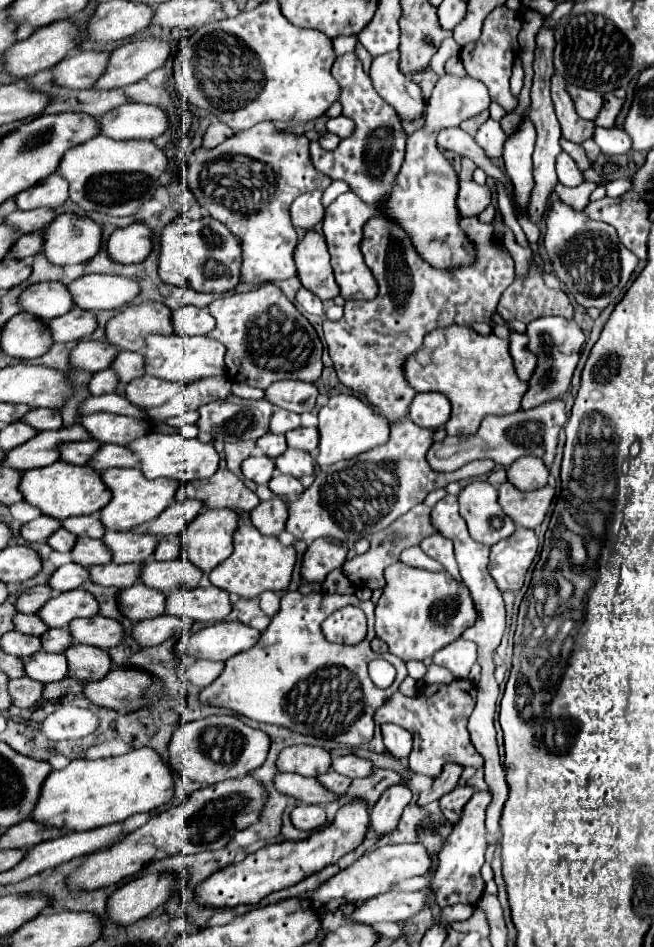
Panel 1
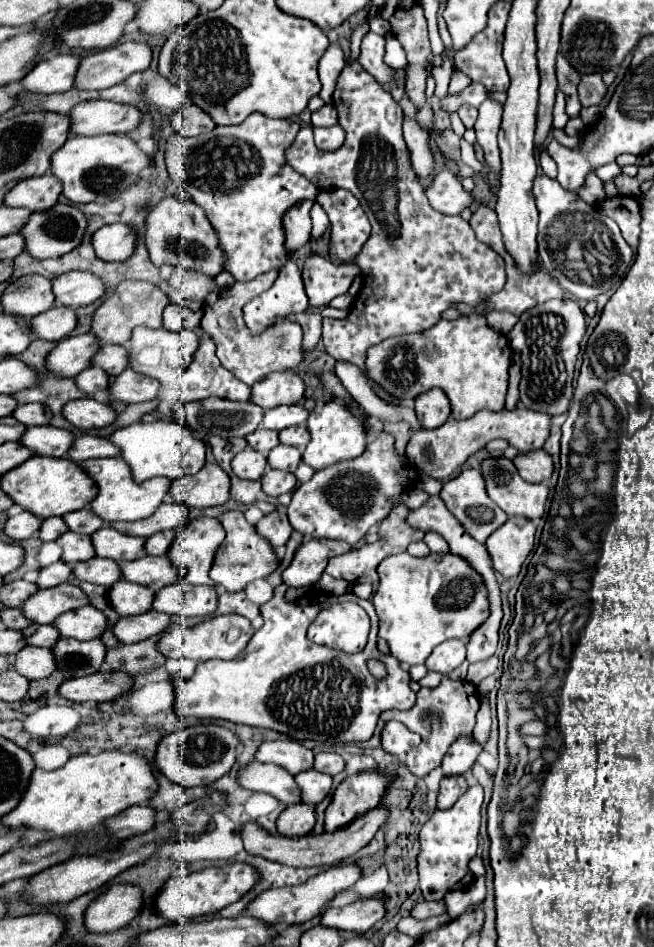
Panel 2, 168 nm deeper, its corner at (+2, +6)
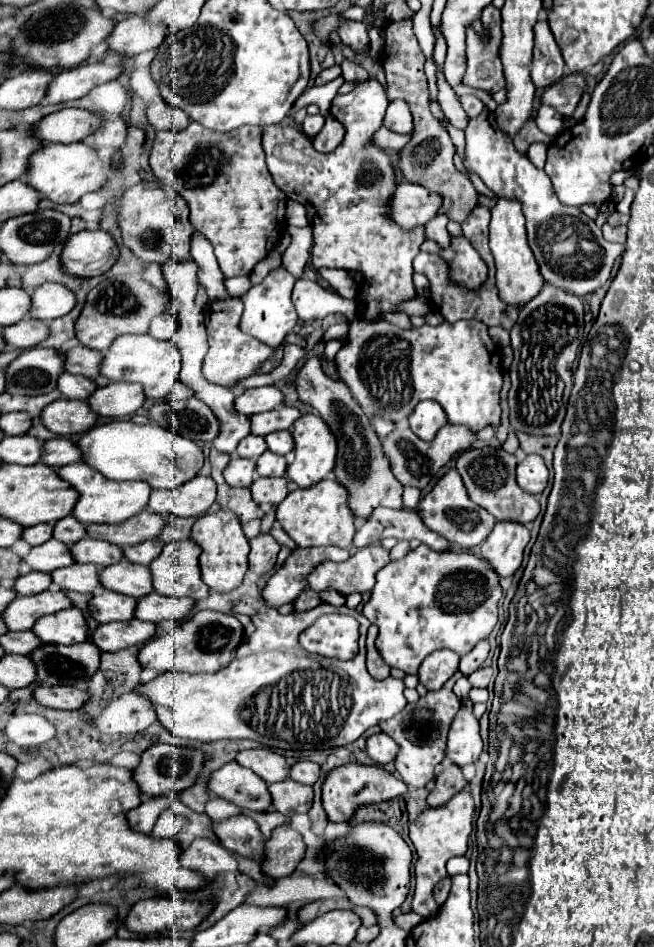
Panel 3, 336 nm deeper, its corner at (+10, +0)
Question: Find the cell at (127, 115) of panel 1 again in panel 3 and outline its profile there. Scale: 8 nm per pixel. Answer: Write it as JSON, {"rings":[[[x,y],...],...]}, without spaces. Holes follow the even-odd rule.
{"rings":[[[63,108],[41,118],[31,130],[41,142],[81,142],[101,126],[99,116],[81,108]]]}

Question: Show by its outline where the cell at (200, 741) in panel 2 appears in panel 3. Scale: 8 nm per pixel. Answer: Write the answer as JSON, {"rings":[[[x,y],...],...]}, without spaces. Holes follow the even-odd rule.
{"rings":[[[155,744],[147,748],[141,754],[141,762],[137,768],[133,768],[133,780],[139,786],[139,792],[147,796],[161,796],[167,794],[167,790],[185,790],[195,782],[195,776],[203,768],[205,756],[199,750],[189,748],[175,748],[171,744]]]}

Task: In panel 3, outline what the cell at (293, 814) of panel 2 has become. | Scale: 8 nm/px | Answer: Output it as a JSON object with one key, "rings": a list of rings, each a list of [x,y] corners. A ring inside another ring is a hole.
{"rings":[[[285,824],[275,828],[271,840],[265,844],[265,860],[261,862],[261,872],[273,880],[279,880],[291,876],[303,858],[305,842],[301,834]]]}

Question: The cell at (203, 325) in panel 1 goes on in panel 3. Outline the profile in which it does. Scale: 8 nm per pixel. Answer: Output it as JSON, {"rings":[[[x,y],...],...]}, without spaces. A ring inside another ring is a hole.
{"rings":[[[167,312],[167,314],[161,314],[161,316],[155,316],[153,318],[151,328],[149,328],[149,334],[153,338],[159,338],[159,340],[173,340],[177,328],[179,328],[177,318]]]}

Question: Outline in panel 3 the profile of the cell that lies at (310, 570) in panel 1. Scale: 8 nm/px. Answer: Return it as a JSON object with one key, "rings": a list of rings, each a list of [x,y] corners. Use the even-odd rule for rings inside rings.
{"rings":[[[297,548],[291,552],[287,562],[269,578],[263,588],[263,600],[269,606],[279,608],[281,604],[293,602],[307,584],[307,574],[323,560],[343,562],[349,558],[349,550],[343,548]]]}

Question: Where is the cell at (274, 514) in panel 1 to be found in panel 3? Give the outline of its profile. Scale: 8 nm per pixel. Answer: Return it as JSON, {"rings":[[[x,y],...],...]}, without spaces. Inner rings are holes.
{"rings":[[[259,534],[251,542],[251,552],[249,552],[249,570],[255,572],[257,576],[267,574],[275,566],[275,558],[279,554],[279,544],[271,534]]]}

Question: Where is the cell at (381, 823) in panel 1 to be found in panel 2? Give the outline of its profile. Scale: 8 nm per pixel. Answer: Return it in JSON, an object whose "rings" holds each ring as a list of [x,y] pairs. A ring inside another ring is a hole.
{"rings":[[[377,806],[365,812],[363,816],[355,818],[349,826],[341,828],[339,832],[323,832],[319,836],[303,836],[303,838],[285,838],[285,836],[269,836],[265,828],[259,824],[245,824],[241,830],[241,838],[245,844],[245,850],[251,854],[259,854],[263,858],[295,866],[295,868],[309,868],[309,866],[335,866],[339,860],[355,856],[365,844],[371,842],[371,838],[377,834],[377,830],[387,822],[389,808]]]}

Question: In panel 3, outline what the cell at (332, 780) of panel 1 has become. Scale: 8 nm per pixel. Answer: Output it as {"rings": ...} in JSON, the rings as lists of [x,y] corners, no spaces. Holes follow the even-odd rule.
{"rings":[[[287,778],[283,782],[275,782],[267,790],[271,794],[273,808],[285,816],[309,812],[311,804],[313,804],[313,788],[303,786],[291,778]]]}

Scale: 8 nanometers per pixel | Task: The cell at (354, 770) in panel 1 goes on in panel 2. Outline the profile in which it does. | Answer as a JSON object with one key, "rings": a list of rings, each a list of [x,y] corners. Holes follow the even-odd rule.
{"rings":[[[319,752],[315,756],[315,770],[319,772],[325,772],[329,776],[335,776],[339,772],[345,770],[345,760],[341,754],[335,754],[335,752]]]}

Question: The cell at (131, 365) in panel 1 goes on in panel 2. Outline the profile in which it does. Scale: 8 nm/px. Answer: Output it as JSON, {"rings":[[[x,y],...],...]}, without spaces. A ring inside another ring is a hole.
{"rings":[[[103,344],[93,358],[93,366],[103,368],[111,376],[119,376],[129,366],[129,352],[125,346]]]}

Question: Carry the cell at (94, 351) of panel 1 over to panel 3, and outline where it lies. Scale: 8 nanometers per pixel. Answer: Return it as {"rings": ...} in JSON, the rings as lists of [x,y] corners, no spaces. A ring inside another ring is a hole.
{"rings":[[[29,348],[29,350],[23,350],[5,368],[5,378],[7,378],[5,392],[15,394],[15,396],[47,394],[47,392],[57,388],[57,378],[59,378],[61,372],[63,372],[63,354],[59,350],[51,350],[51,348]]]}

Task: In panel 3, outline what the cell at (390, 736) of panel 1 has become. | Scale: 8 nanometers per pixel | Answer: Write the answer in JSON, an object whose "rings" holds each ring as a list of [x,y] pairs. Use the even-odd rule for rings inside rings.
{"rings":[[[373,734],[367,738],[367,756],[375,762],[375,764],[387,764],[393,762],[397,754],[397,746],[395,742],[387,736],[387,734]]]}

